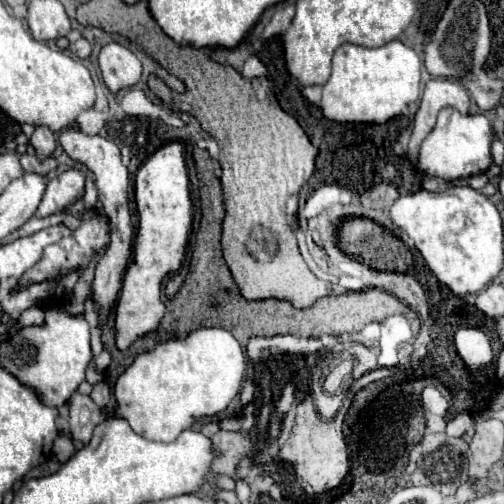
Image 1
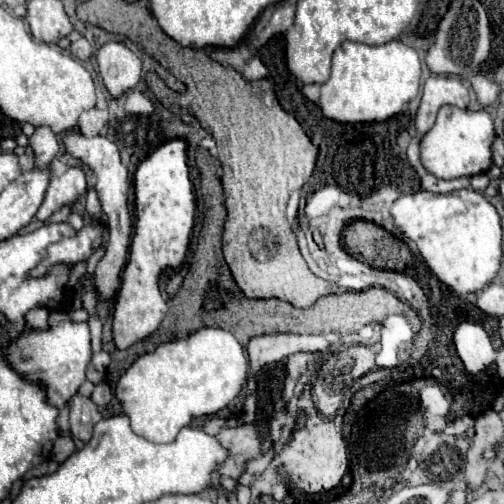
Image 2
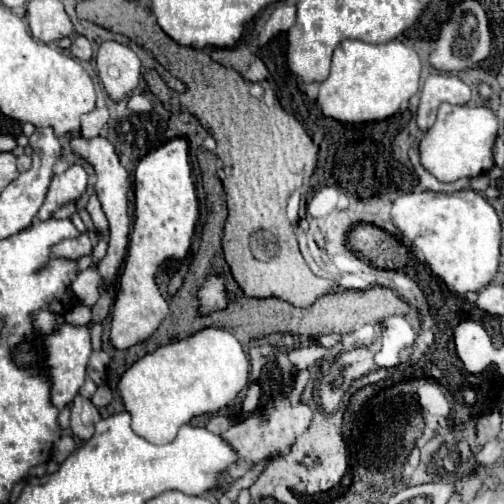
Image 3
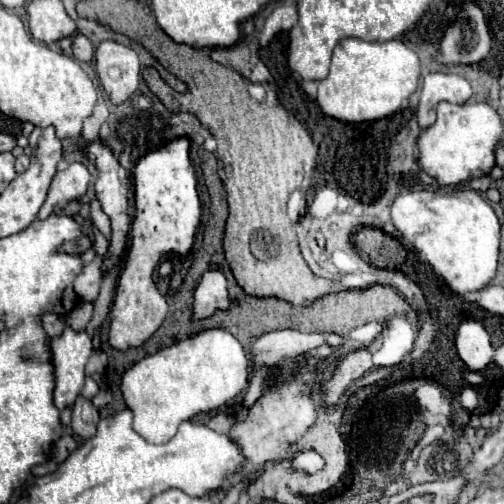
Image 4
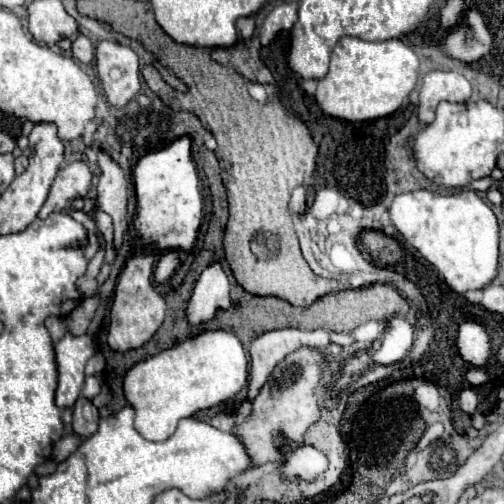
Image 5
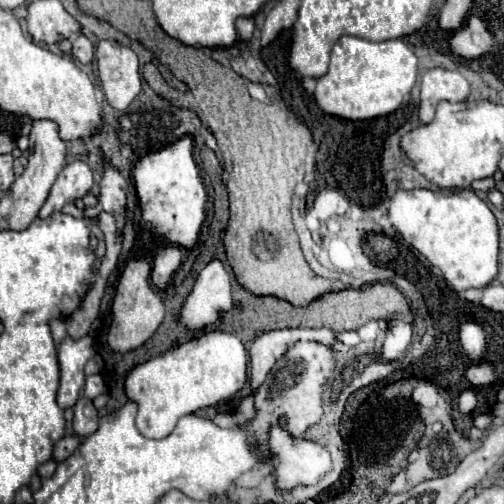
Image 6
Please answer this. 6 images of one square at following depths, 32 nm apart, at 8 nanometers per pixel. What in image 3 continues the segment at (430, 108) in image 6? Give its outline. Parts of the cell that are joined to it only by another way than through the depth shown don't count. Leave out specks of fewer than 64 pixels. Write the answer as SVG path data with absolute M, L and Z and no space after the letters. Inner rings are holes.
M430 74L424 80L422 86L422 96L420 96L420 106L418 106L418 128L424 132L428 130L434 120L436 120L436 110L442 102L450 102L450 104L468 104L470 100L470 86L458 78L456 74Z

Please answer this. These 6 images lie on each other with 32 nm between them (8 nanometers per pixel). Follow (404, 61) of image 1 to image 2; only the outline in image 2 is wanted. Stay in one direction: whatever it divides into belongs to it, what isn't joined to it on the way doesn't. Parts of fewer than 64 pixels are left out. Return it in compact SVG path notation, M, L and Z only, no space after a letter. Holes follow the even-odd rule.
M400 40L386 42L382 46L368 46L360 42L342 42L332 56L332 74L320 86L320 108L326 118L336 122L384 122L394 114L402 112L402 106L408 104L420 90L420 58L414 48L402 44Z

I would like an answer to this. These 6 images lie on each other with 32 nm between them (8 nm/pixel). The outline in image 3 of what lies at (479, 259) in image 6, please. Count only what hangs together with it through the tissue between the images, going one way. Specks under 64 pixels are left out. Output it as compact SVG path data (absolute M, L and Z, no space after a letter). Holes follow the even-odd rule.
M471 188L442 194L442 192L408 192L394 200L392 204L392 222L402 232L404 238L412 240L412 244L424 254L432 272L440 276L446 286L456 294L478 292L488 286L498 270L500 258L500 220L496 210L490 206L487 199Z

